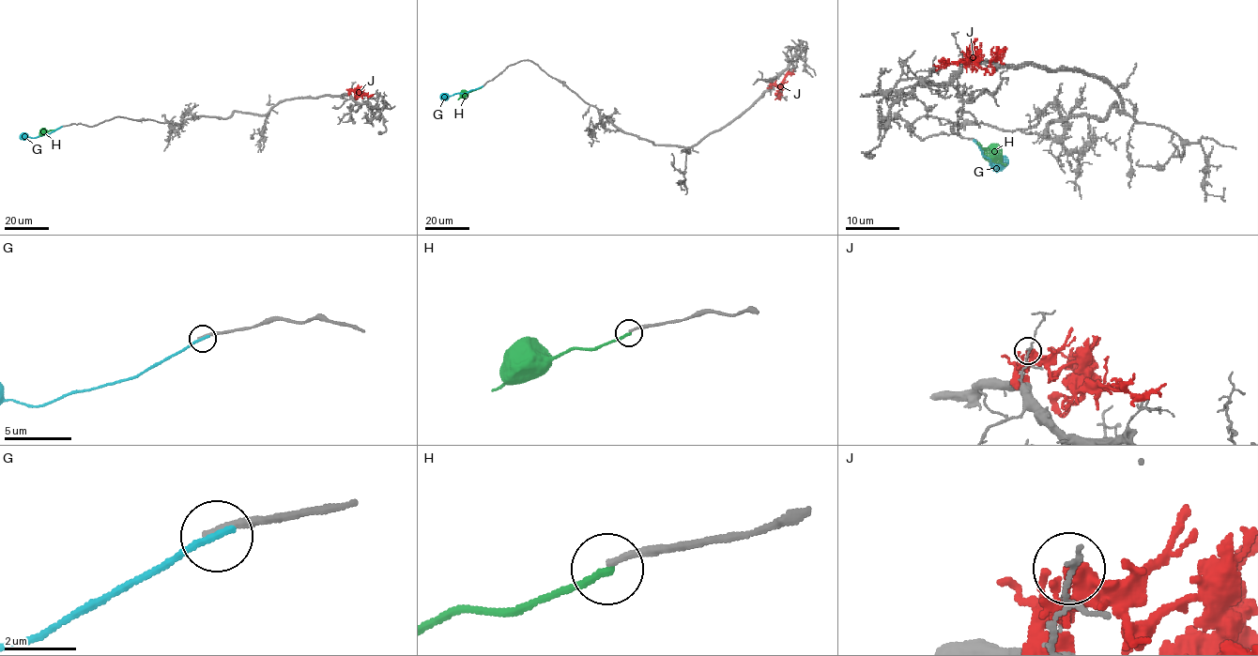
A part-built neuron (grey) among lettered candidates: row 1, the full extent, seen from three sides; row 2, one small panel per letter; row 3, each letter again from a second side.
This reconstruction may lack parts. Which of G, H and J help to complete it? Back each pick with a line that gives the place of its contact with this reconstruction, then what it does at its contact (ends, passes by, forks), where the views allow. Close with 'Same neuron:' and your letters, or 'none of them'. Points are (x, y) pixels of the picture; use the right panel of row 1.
Same neuron: none of them

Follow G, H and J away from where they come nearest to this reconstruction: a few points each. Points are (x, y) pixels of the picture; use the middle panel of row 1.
G: (482, 86), (441, 99)
H: (481, 87), (465, 92), (458, 99)
J: (772, 84), (779, 87), (793, 69)

